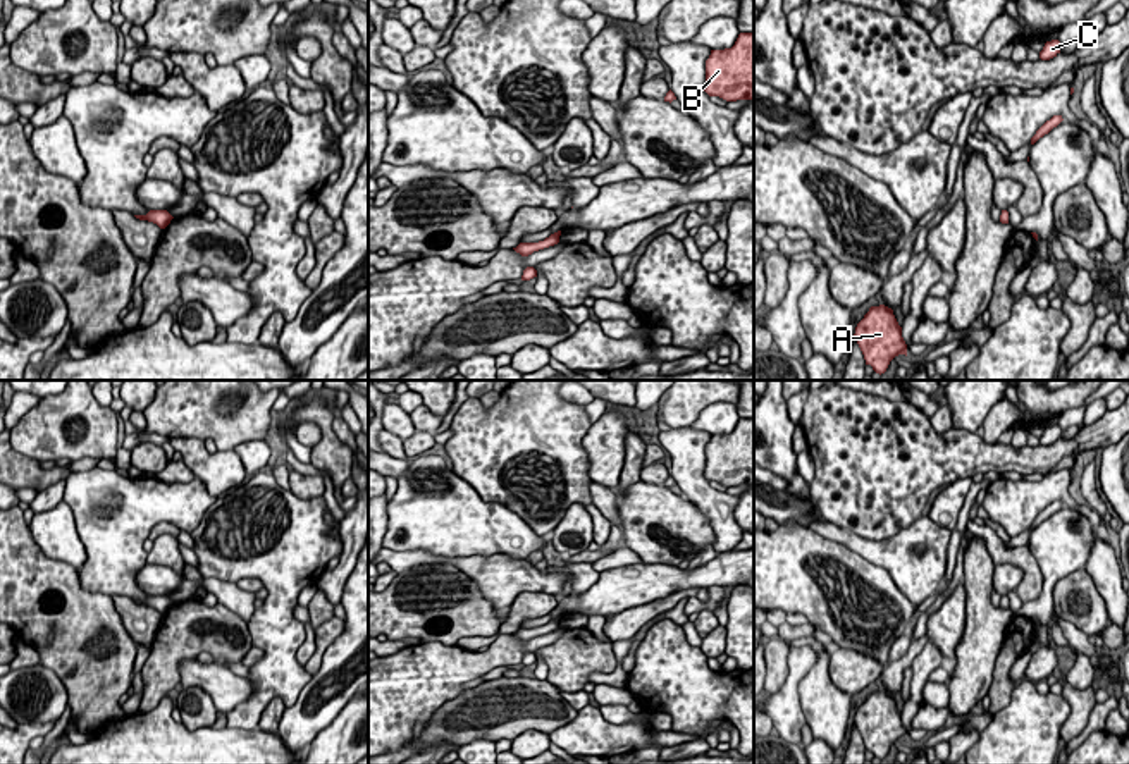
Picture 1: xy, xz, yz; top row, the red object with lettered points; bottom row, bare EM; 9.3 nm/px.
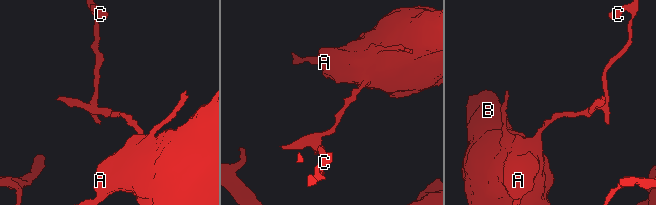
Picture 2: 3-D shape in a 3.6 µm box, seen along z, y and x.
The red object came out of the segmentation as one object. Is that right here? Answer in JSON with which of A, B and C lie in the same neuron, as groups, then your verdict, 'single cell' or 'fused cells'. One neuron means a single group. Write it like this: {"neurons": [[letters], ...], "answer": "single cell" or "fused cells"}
{"neurons": [["A", "B"], ["C"]], "answer": "fused cells"}

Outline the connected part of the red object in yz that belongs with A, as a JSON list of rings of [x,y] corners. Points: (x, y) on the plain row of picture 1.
[[[885,690],[869,693],[857,709],[854,723],[864,740],[866,750],[871,750],[879,761],[886,757],[895,742],[907,742],[902,712],[895,704],[893,695]]]

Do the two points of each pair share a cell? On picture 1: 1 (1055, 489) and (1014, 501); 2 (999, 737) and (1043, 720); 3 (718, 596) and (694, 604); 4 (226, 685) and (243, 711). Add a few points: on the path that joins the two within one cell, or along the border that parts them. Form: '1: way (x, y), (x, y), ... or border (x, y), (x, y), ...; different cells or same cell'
1: way (1045, 492), (1024, 501); same cell
2: way (1009, 737), (1019, 737), (1033, 723); same cell
3: way (713, 601), (699, 604); same cell
4: border (250, 678), (252, 696), (226, 714); different cells

